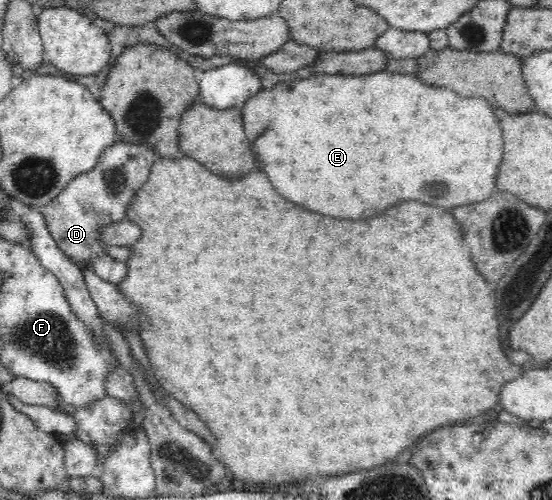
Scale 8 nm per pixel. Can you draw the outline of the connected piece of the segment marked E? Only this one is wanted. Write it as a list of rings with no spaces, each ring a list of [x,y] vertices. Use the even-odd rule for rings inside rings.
[[[380,71],[372,75],[310,75],[290,83],[277,83],[266,91],[261,89],[247,101],[242,113],[243,128],[252,141],[276,119],[280,121],[280,129],[300,135],[300,155],[286,157],[286,167],[262,167],[262,171],[282,197],[308,211],[342,219],[370,219],[406,199],[418,199],[422,203],[446,201],[446,195],[456,189],[462,193],[470,189],[472,199],[466,201],[478,203],[480,199],[488,199],[496,187],[496,175],[504,157],[504,139],[500,123],[483,97],[464,99],[448,88],[428,87],[415,75]],[[334,77],[342,77],[342,89],[332,89]],[[430,183],[446,183],[452,189],[434,189],[432,199],[432,189],[422,189]]]

